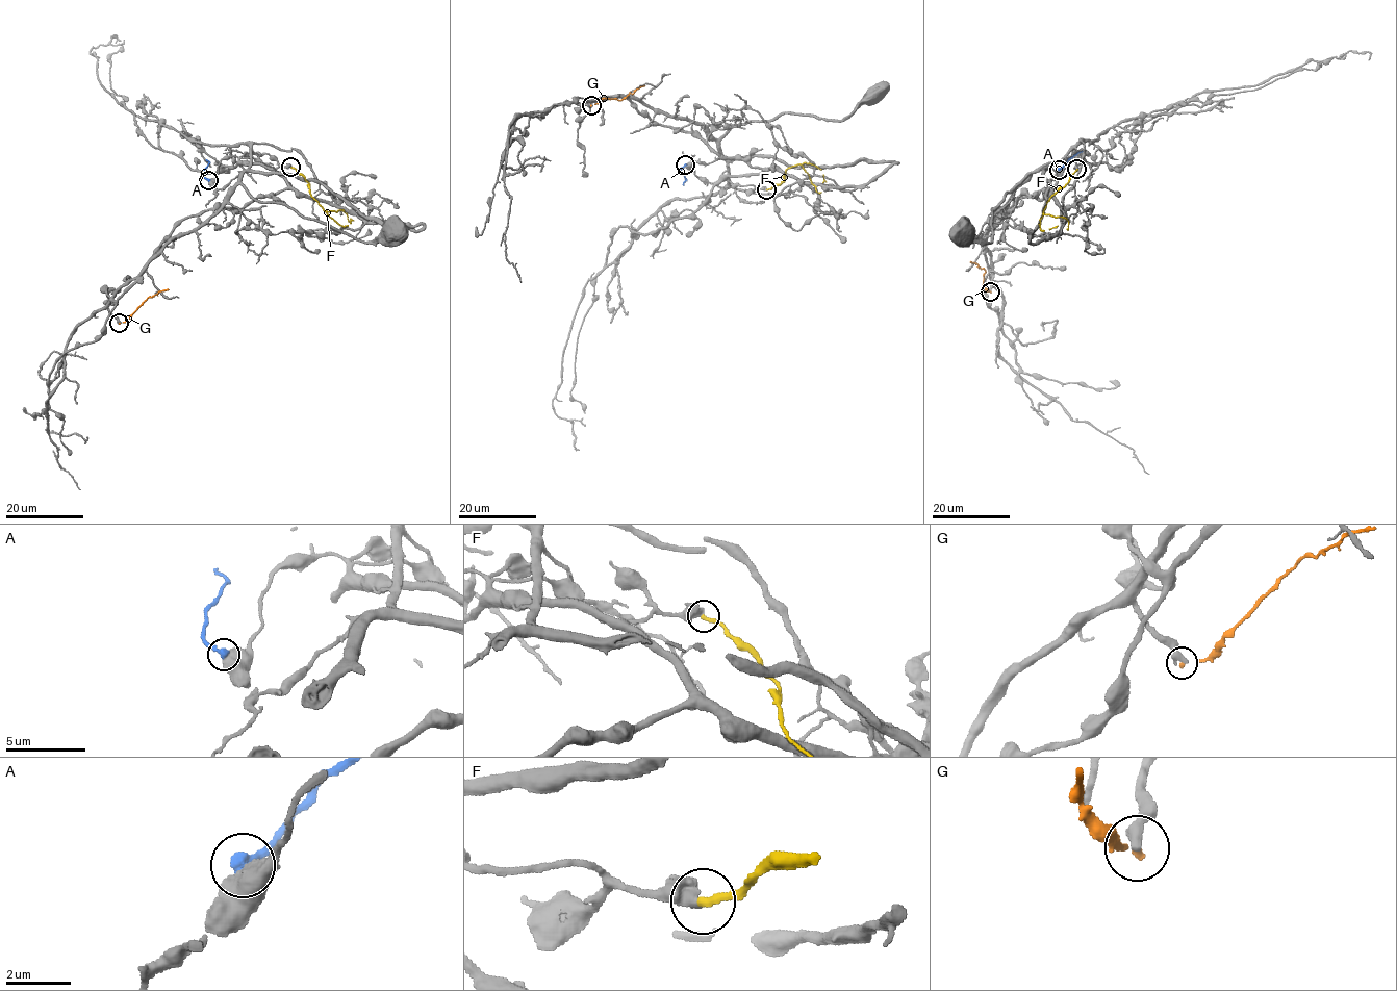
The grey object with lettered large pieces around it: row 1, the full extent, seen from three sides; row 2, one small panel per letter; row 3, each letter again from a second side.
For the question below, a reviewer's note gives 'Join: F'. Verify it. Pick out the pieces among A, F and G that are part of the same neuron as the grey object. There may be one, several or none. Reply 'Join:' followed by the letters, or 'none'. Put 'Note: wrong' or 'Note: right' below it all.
Join: none
Note: wrong

